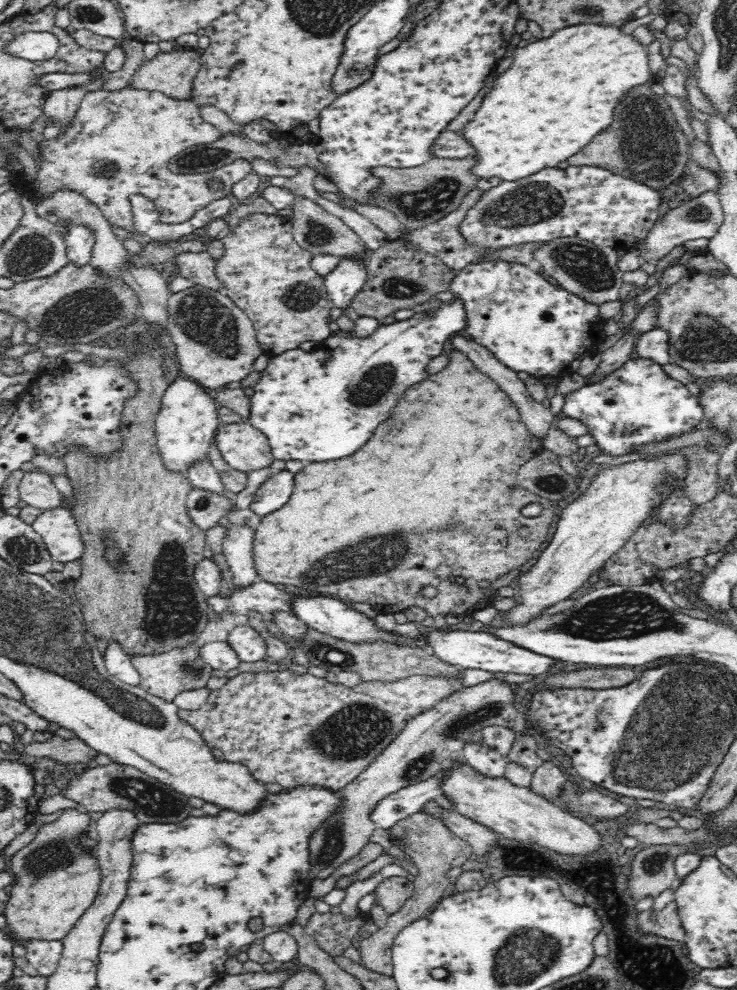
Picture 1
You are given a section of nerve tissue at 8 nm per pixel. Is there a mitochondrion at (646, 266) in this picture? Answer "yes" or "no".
no

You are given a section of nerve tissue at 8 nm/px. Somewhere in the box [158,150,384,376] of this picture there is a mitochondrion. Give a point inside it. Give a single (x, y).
(201, 317)

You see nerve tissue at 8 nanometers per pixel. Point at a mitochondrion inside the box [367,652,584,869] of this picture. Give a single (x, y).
(458, 725)

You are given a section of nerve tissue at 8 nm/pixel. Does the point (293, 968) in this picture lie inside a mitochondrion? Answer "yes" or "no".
no

